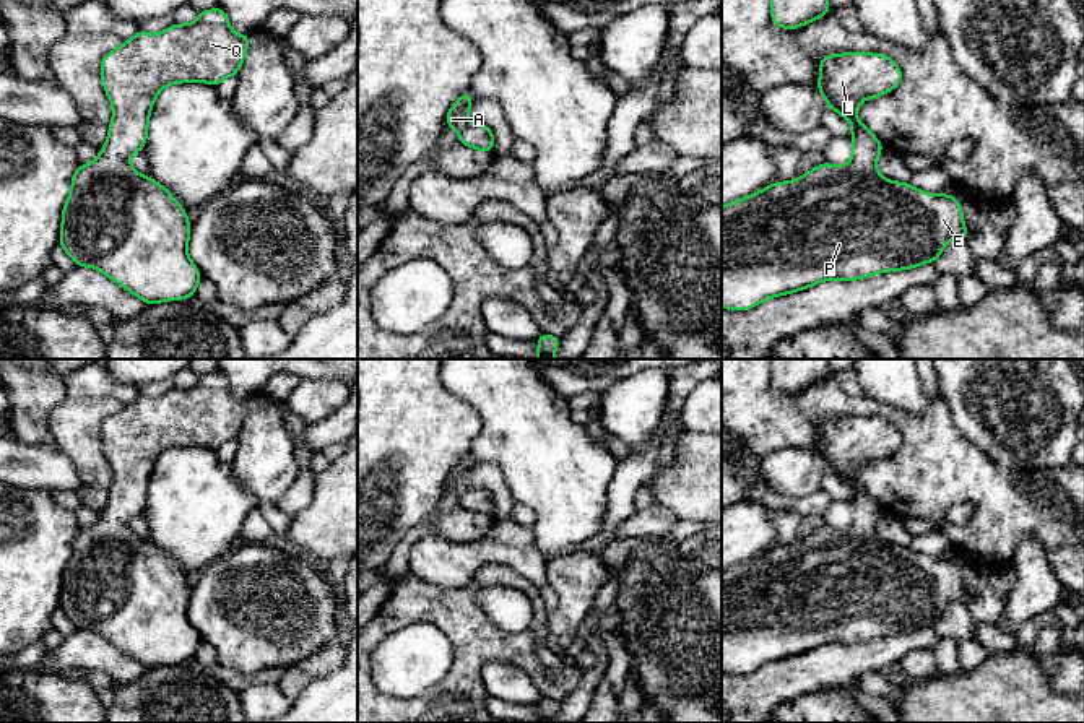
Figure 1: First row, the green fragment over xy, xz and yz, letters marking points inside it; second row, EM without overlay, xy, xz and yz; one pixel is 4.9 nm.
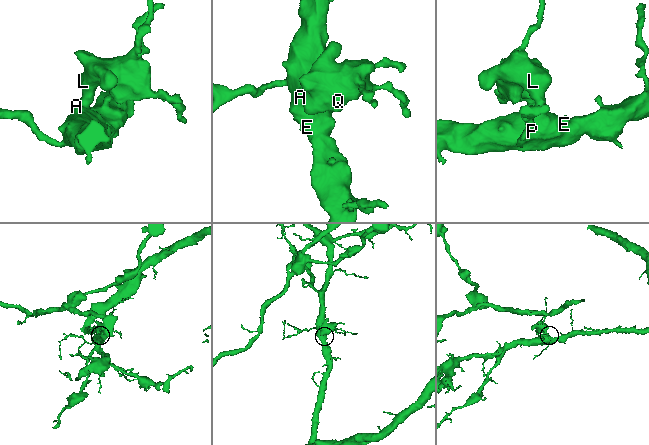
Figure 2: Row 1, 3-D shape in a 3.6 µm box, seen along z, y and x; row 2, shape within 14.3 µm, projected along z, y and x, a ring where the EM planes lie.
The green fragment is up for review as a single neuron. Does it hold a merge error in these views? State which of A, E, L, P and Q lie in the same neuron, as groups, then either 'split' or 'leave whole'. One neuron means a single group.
A E L P Q; leave whole

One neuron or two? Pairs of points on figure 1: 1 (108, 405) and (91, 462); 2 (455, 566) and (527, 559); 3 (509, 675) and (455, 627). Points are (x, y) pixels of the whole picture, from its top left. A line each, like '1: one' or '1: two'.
1: one
2: one
3: two

